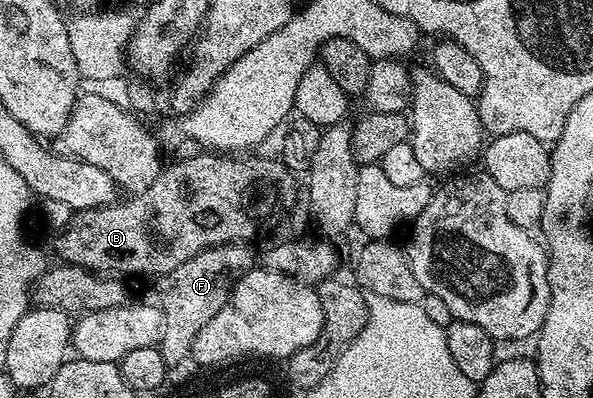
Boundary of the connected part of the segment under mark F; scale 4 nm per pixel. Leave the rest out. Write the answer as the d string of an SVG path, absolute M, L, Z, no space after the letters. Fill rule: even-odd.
M228 242L215 248L206 248L201 250L201 254L189 258L189 262L181 262L181 266L171 272L167 297L161 301L163 339L157 345L168 366L175 366L182 360L184 363L190 357L197 334L201 334L202 328L212 320L213 314L217 314L223 309L225 302L229 302L236 274L249 272L256 267L257 252L249 245L247 242Z

